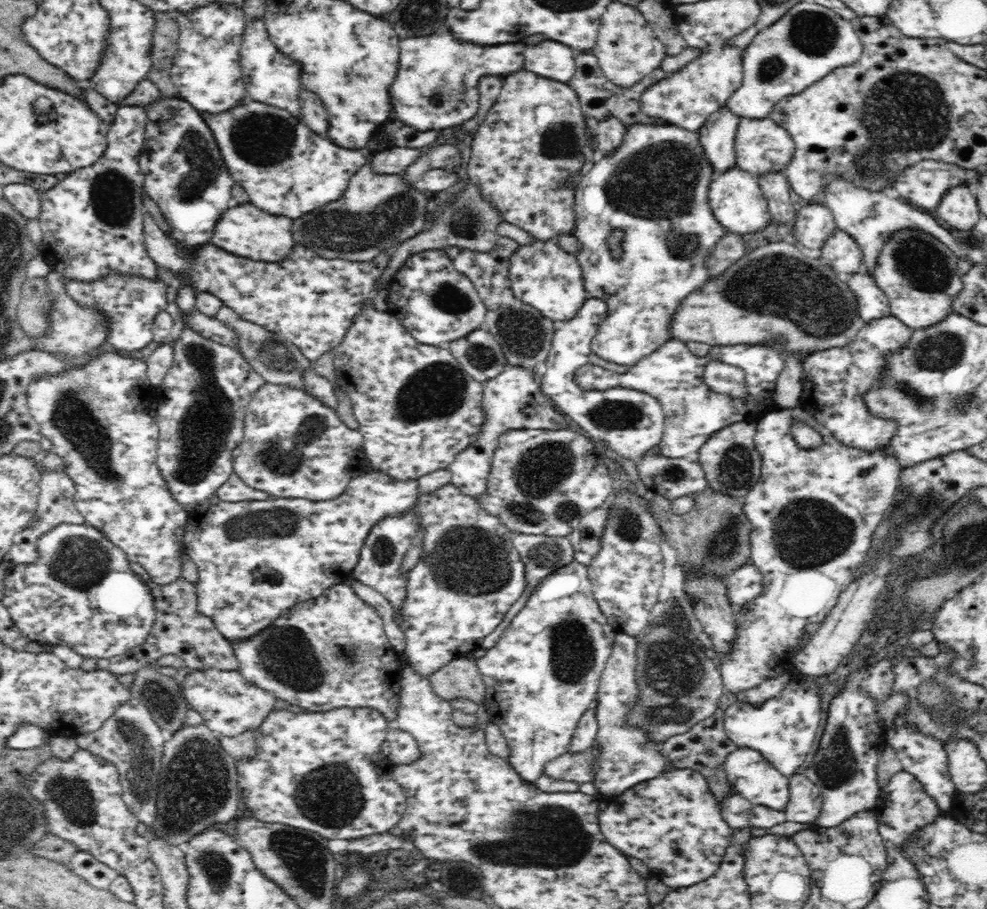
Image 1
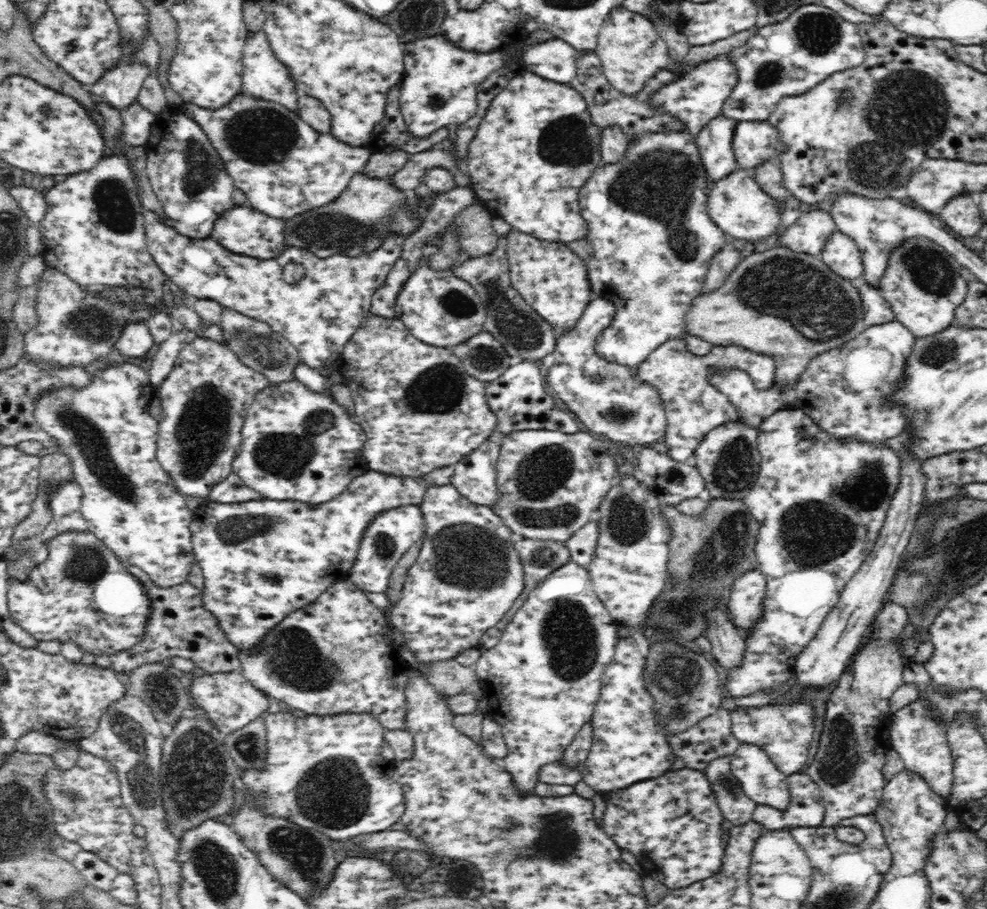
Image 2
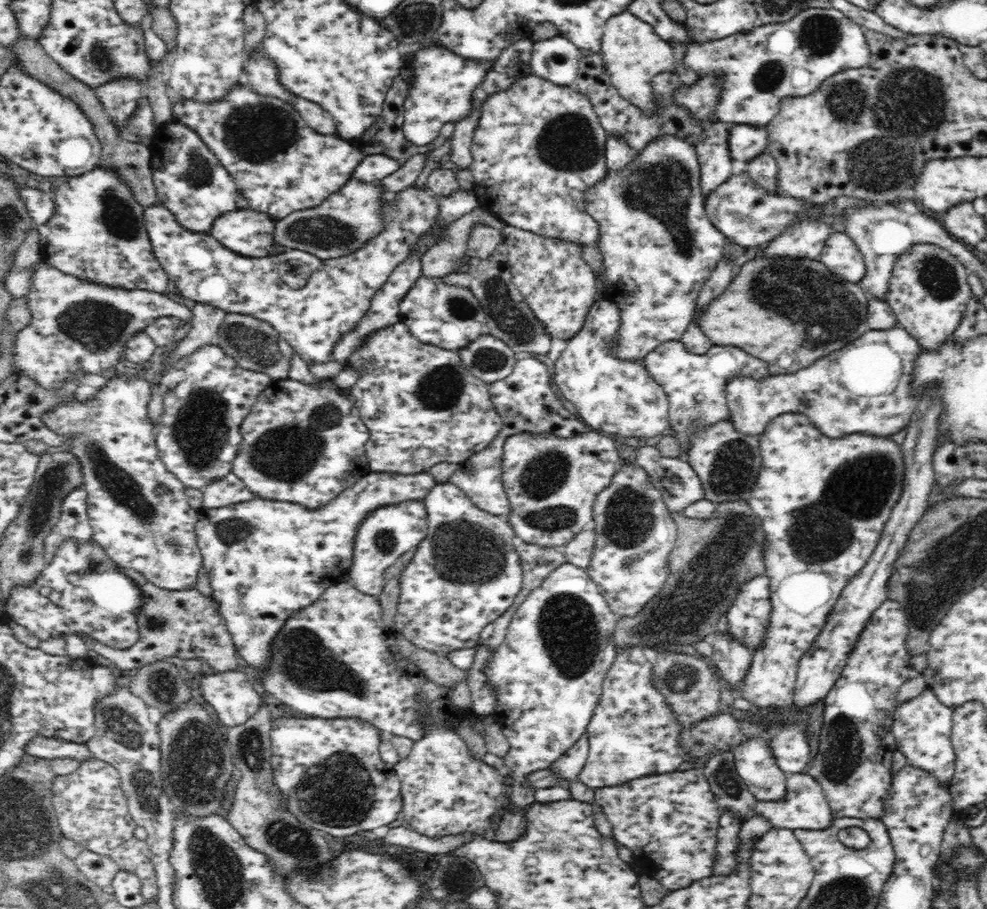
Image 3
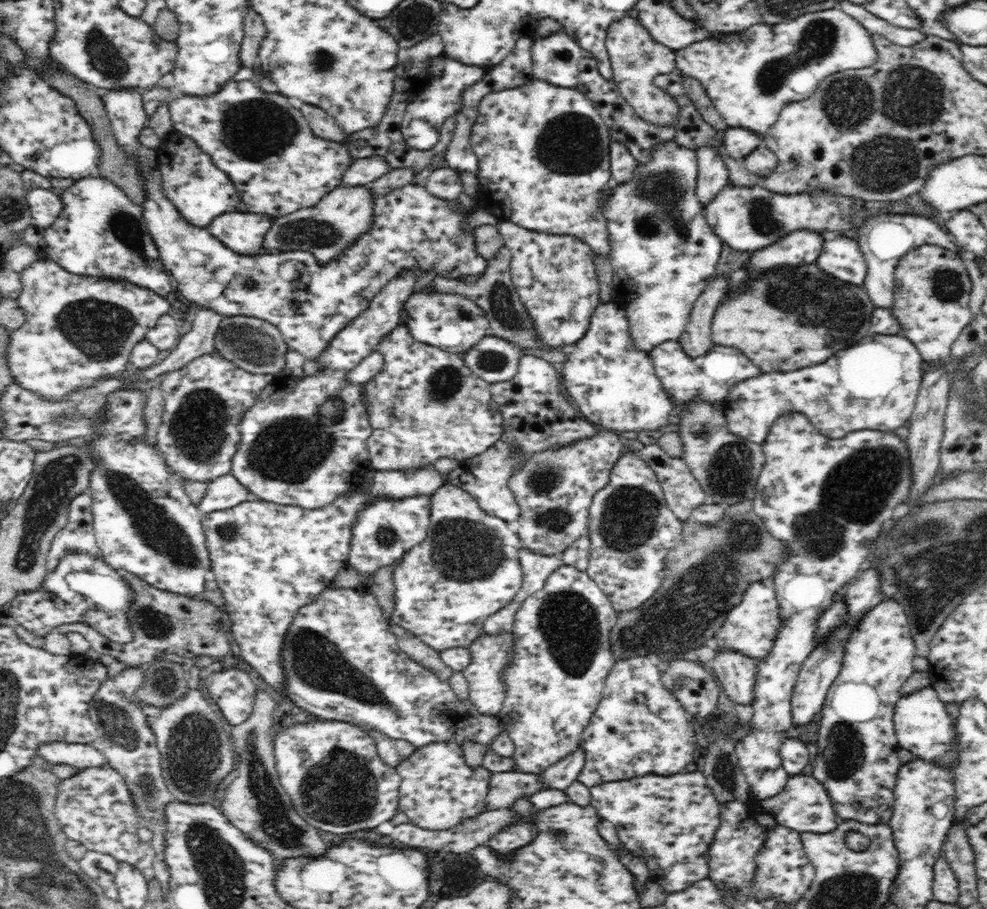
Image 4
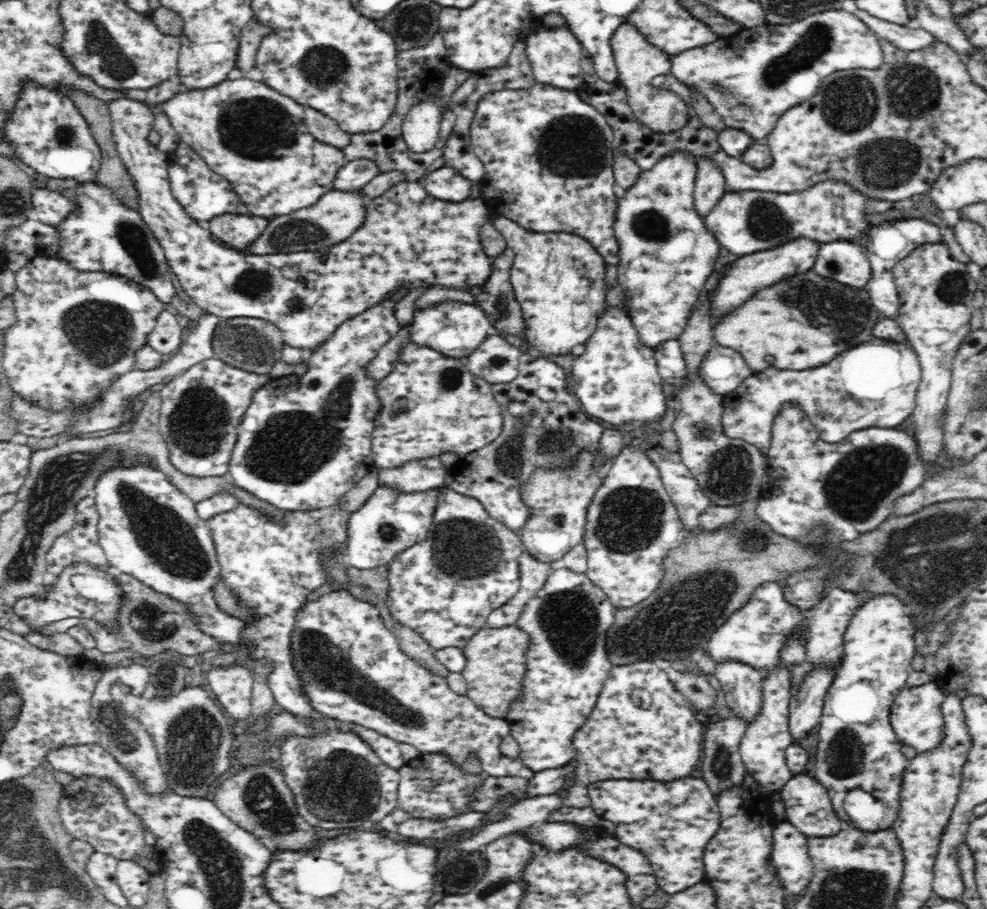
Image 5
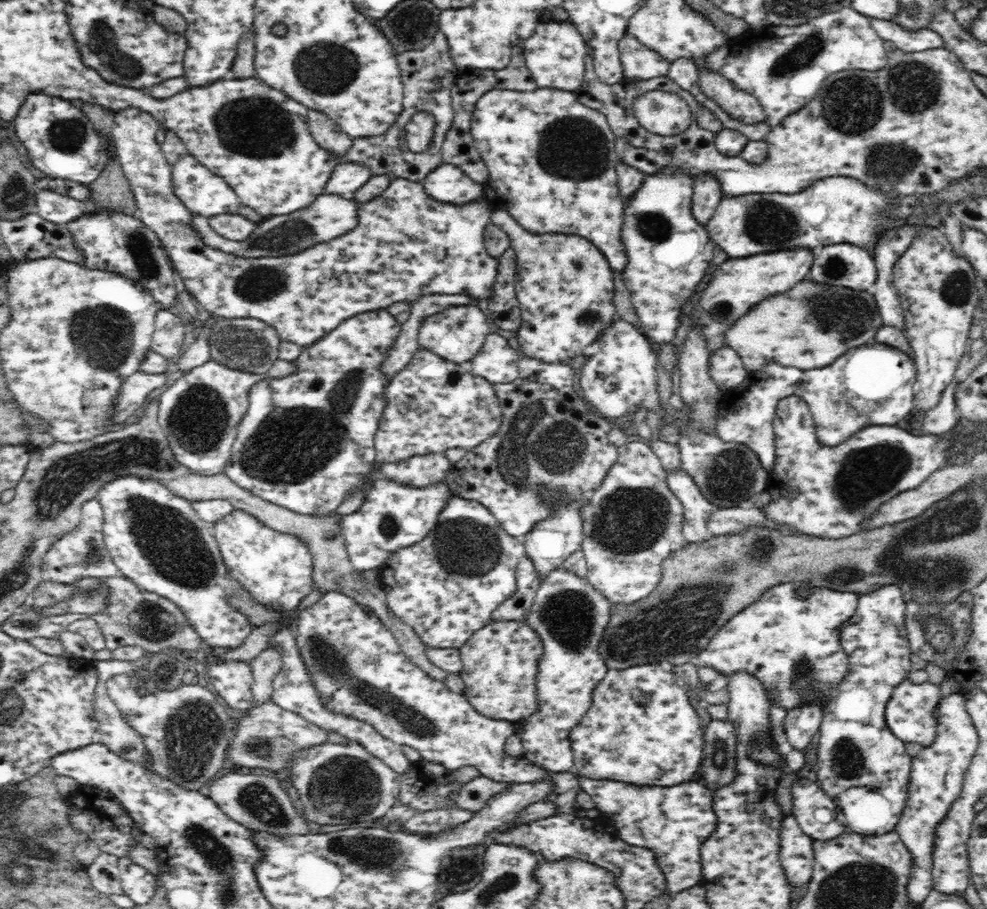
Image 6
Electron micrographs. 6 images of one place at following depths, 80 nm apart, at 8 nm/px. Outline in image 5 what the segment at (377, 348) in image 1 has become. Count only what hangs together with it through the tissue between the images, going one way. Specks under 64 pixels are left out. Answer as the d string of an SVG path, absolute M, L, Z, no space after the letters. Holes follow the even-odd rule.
M410 337L409 340L399 349L399 358L400 360L395 363L395 368L385 378L376 381L377 386L374 389L376 398L380 399L381 405L380 411L375 419L374 430L370 436L372 458L375 466L378 466L378 468L381 469L398 468L400 465L412 462L413 460L439 457L445 452L452 452L457 454L459 458L462 458L468 453L480 450L483 446L490 444L500 436L503 429L503 417L500 404L496 402L494 395L492 394L491 384L486 380L471 374L464 359L448 357L428 346L420 346L417 343L414 343Z

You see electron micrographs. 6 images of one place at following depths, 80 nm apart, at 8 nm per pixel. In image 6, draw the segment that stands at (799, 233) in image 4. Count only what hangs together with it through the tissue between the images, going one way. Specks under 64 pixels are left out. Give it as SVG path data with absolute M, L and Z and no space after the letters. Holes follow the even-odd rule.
M796 246L796 248L788 248L784 252L782 250L762 252L736 260L730 260L729 258L728 262L720 264L714 278L712 278L712 282L710 282L710 286L704 290L702 300L697 305L695 313L691 316L693 324L699 324L702 329L712 352L728 347L724 343L724 332L740 316L744 316L754 304L758 304L760 300L764 300L770 294L780 294L780 292L792 288L804 276L807 277L815 252L805 246Z

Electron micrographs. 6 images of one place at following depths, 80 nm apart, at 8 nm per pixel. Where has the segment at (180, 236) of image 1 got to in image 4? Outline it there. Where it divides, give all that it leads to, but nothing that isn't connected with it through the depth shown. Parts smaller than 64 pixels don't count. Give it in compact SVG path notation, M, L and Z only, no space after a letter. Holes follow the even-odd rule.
M172 130L160 145L154 148L160 183L166 199L180 211L182 219L193 227L206 229L210 223L221 214L236 212L240 202L235 184L214 164L212 157L206 154L192 137Z

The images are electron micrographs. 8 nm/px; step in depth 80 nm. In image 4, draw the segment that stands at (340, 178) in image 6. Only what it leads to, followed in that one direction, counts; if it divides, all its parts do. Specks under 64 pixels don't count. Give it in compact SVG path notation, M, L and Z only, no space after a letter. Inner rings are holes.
M381 156L355 159L342 177L344 186L365 186L389 173L393 168Z

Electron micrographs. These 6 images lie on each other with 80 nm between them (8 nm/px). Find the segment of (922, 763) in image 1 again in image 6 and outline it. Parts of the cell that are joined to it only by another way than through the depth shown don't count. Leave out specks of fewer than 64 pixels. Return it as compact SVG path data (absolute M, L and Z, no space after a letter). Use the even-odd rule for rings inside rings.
M909 678L898 685L892 693L885 708L887 727L901 740L902 743L912 742L922 745L922 748L930 746L937 735L937 718L934 710L944 698L938 685L930 682L916 684Z

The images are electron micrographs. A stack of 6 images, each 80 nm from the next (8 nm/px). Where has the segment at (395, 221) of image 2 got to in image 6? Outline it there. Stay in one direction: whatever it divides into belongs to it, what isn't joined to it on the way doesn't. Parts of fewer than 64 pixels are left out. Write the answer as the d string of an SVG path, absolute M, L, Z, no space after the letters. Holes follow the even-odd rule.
M322 193L306 208L291 212L288 216L272 216L270 220L262 222L258 230L243 241L231 241L218 235L212 230L208 220L202 216L193 215L193 228L198 231L204 244L217 248L222 252L242 256L244 258L262 258L264 256L282 256L297 254L314 245L327 243L329 240L338 238L350 232L359 221L360 202L354 200L351 195ZM286 236L286 238L284 238ZM286 240L286 242L284 242Z

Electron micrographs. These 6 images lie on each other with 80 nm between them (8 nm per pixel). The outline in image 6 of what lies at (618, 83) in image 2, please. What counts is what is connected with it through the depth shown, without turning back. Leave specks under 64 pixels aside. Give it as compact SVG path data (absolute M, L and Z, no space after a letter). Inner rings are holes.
M624 32L616 47L624 71L623 81L639 83L668 74L671 62L644 46L633 34ZM648 90L634 98L632 111L638 122L659 136L675 136L691 123L688 103L673 92Z

